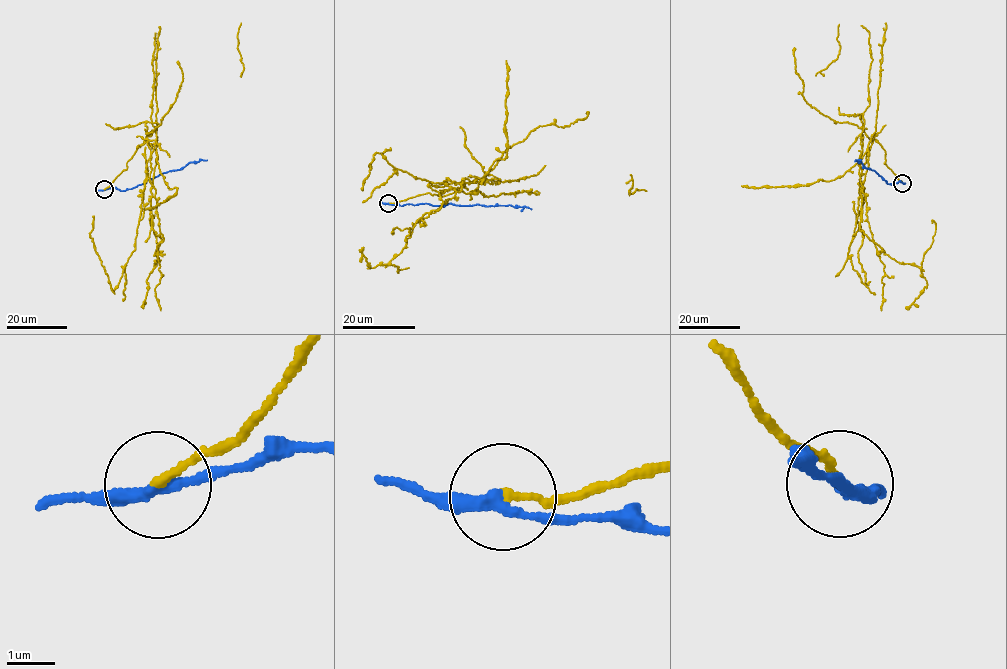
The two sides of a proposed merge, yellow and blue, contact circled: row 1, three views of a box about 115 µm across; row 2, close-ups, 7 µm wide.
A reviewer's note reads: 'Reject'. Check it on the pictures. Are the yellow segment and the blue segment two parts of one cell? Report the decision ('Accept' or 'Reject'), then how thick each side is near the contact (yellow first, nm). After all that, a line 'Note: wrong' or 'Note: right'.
Reject. Thickness 160 nm (yellow) against 220 nm
Note: right

